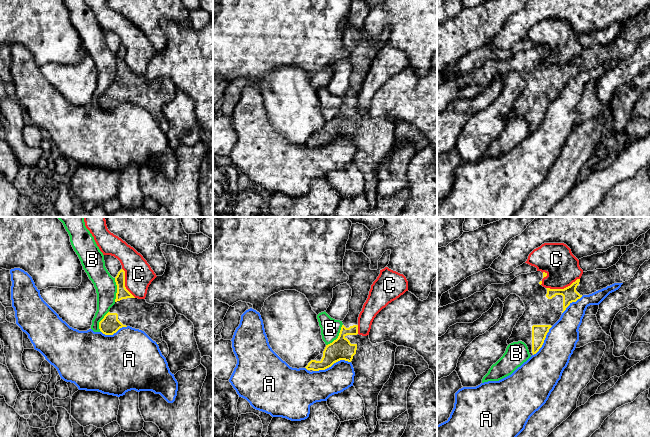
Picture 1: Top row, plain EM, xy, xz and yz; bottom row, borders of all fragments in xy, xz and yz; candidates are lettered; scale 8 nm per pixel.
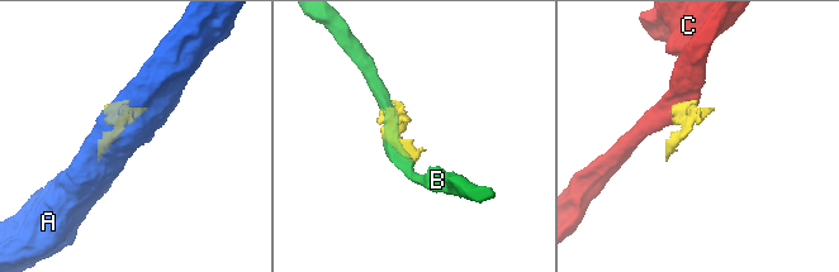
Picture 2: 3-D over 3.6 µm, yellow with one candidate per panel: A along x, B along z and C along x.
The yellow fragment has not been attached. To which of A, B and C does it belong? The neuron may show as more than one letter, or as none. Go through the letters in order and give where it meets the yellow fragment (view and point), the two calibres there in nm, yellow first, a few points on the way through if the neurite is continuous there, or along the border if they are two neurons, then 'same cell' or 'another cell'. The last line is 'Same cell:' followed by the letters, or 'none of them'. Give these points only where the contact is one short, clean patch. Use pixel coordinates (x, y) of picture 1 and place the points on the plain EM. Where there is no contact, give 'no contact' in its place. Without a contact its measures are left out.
A: xz (331, 141) | 180/260 nm | another cell
B: xz (338, 112) | 180/160 nm | another cell
C: yz (562, 65) | 120/280 nm | along yz (579, 54), (563, 64), (546, 64) | another cell
Same cell: none of them

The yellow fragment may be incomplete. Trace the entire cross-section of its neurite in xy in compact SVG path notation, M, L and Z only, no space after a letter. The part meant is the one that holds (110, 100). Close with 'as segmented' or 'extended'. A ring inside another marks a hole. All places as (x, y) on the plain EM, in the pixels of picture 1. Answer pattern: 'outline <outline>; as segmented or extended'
outline M121 45L115 53L117 69L115 80L99 98L105 111L113 111L120 104L130 102L144 107L157 120L163 117L162 107L170 103L176 86L169 79L149 80L145 75L135 74L125 63L125 47Z; extended

